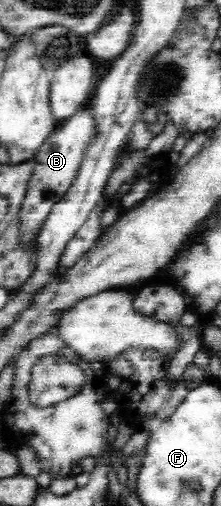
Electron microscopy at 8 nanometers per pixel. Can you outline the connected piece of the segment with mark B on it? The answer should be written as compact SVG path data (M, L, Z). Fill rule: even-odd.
M91 109L76 112L67 121L60 122L57 129L54 129L44 144L36 151L33 160L36 166L31 170L30 178L26 183L26 192L20 203L18 211L19 223L17 224L17 244L36 254L38 250L38 236L42 224L46 220L52 207L64 196L65 190L72 184L72 179L76 176L81 154L94 134L94 118Z

